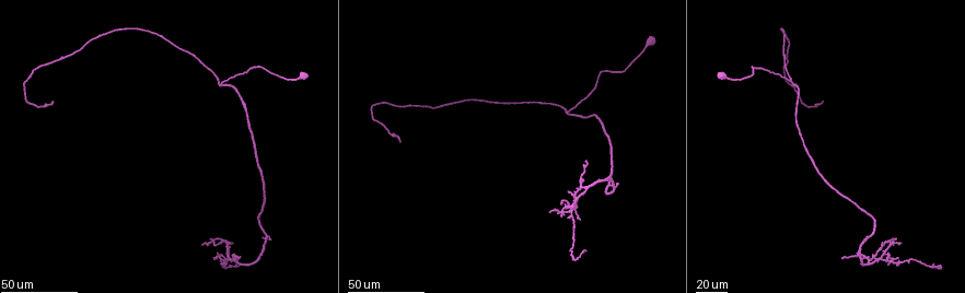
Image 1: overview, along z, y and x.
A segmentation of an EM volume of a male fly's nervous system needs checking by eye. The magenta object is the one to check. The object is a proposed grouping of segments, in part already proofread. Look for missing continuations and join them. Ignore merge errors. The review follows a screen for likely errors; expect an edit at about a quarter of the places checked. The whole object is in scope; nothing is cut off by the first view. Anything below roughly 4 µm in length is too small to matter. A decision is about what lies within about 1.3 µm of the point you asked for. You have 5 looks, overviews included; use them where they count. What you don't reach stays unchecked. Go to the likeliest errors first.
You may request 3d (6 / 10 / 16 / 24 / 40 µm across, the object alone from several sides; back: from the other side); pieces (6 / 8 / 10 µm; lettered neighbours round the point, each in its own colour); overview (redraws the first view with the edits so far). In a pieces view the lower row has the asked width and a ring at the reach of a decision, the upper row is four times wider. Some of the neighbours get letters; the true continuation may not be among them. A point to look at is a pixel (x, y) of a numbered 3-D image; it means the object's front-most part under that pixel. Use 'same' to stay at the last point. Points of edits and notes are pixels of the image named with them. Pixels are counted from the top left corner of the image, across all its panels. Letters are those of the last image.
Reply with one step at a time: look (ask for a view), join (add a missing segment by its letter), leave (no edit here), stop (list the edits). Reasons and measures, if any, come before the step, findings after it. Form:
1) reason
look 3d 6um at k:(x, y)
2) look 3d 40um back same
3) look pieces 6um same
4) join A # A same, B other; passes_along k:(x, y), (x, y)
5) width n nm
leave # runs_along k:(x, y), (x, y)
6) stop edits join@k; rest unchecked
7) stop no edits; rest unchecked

long arm stops here
look 3d 40um at 1:(822, 101)

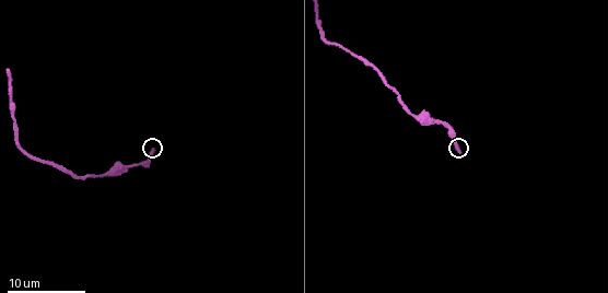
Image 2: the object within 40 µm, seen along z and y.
look pieces 10um at 2:(152, 149)

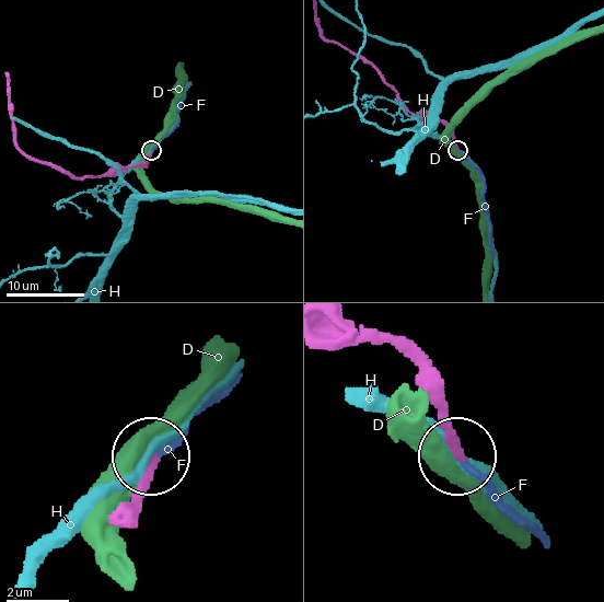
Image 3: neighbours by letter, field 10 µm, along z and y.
join F # D other, F same, H other; the neuron continues

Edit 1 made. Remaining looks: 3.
free end
look 3d 24um at 1:(567, 191)

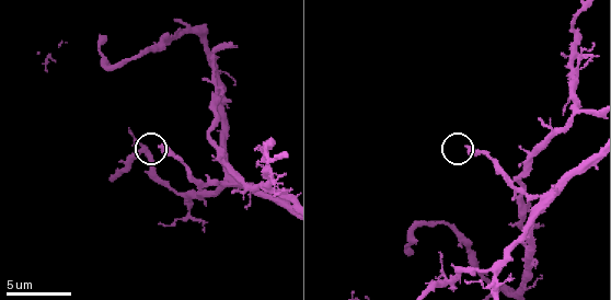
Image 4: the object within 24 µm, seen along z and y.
look pieces 8um at 4:(162, 148)

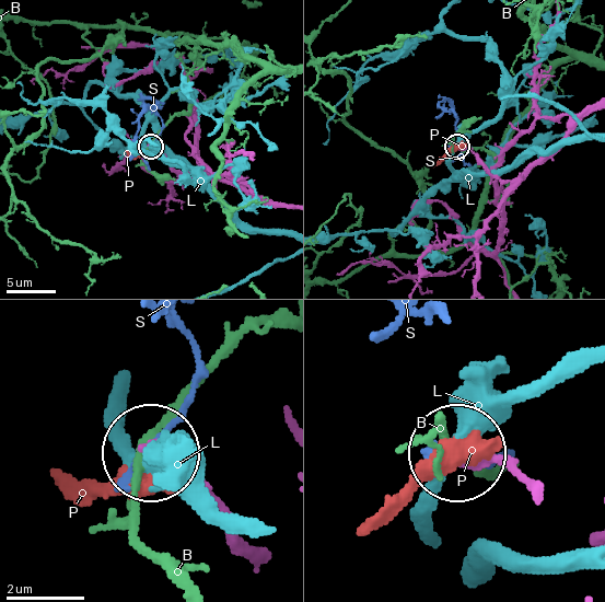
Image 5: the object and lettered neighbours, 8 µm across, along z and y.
leave # B other, L other, P other, S other; no lettered segment goes on from it

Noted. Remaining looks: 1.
stop edits join@3; rest unchecked

